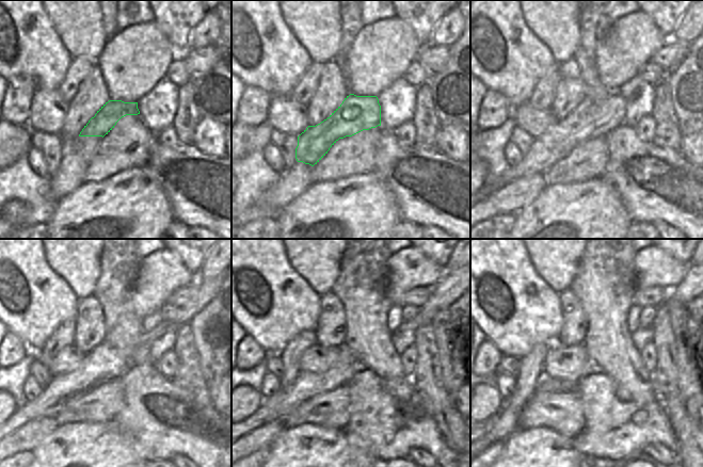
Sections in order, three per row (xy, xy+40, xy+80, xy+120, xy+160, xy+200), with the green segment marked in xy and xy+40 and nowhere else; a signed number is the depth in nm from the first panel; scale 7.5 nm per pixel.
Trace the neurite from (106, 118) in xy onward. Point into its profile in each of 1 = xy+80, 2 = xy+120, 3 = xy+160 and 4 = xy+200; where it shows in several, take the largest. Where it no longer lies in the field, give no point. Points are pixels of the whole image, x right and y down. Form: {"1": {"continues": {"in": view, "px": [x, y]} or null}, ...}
{"1": {"continues": {"in": "xy+80", "px": [592, 118]}}, "2": {"continues": {"in": "xy+120", "px": [106, 363]}}, "3": {"continues": {"in": "xy+160", "px": [306, 385]}}, "4": {"continues": {"in": "xy+200", "px": [687, 289]}}}

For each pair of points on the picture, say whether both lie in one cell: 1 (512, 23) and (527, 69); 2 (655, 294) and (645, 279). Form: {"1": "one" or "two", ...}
{"1": "one", "2": "two"}

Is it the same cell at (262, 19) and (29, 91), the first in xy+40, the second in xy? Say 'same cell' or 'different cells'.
different cells

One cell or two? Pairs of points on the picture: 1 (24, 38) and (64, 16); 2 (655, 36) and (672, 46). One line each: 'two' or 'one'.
1: two
2: two

